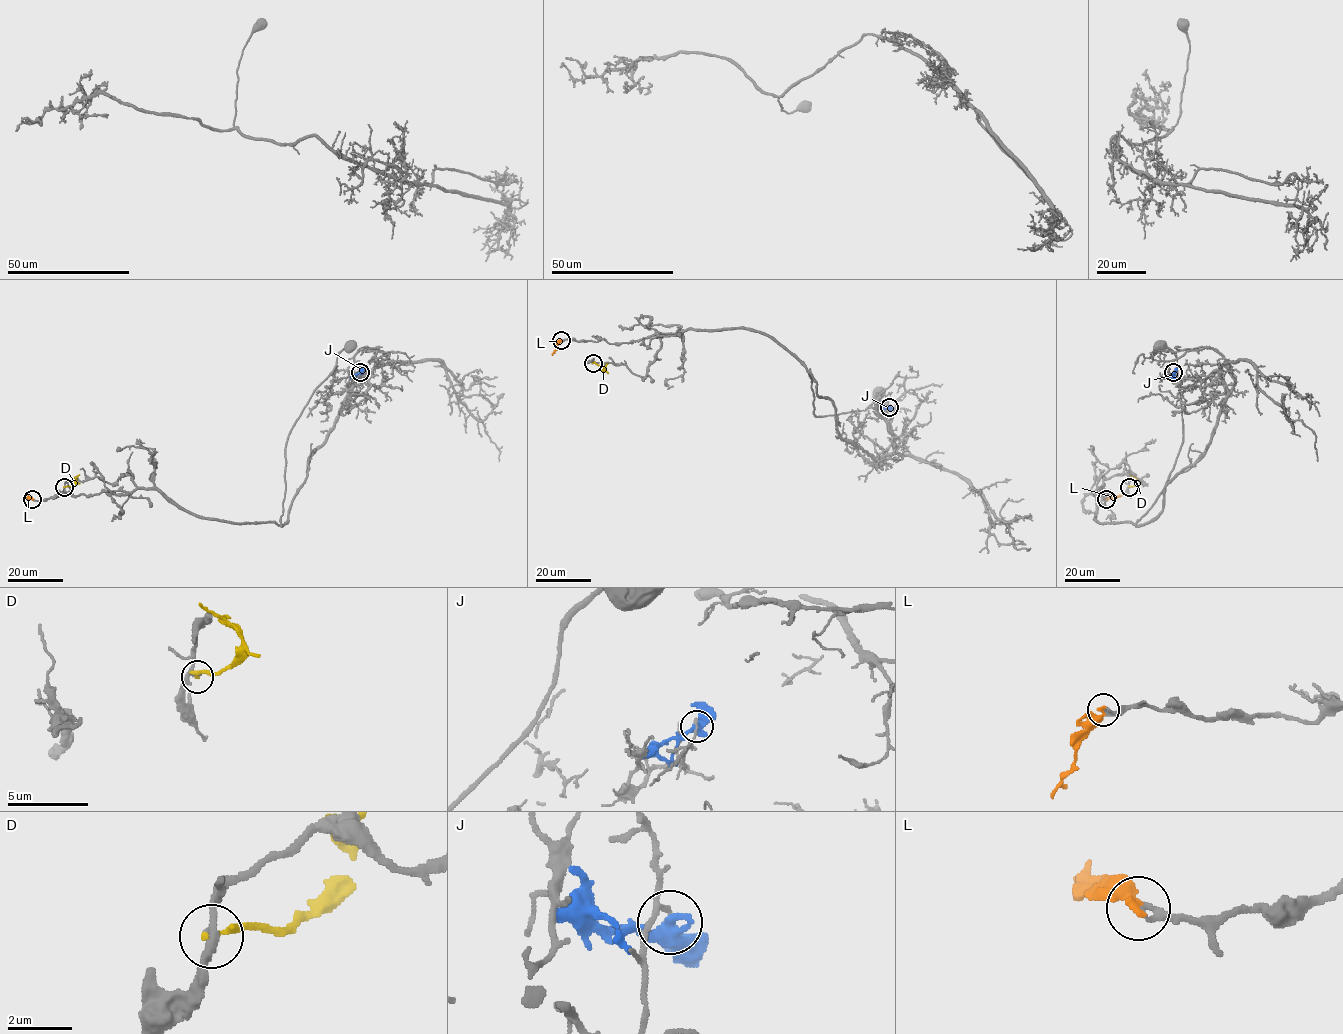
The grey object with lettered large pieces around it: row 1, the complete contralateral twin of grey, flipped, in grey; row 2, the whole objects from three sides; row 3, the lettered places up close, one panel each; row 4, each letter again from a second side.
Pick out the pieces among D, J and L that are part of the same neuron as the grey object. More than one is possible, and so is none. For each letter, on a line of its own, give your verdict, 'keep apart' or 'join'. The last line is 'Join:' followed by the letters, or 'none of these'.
D: keep apart
J: keep apart
L: join
Join: L

